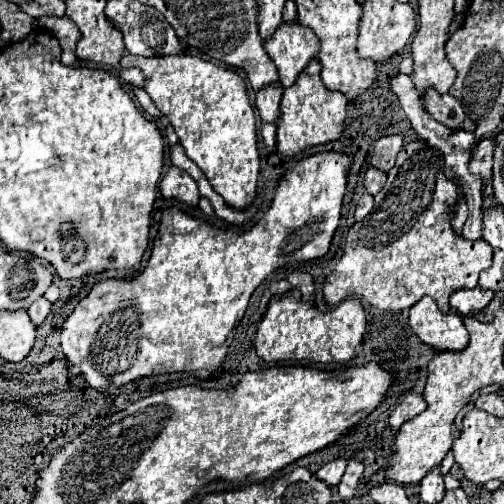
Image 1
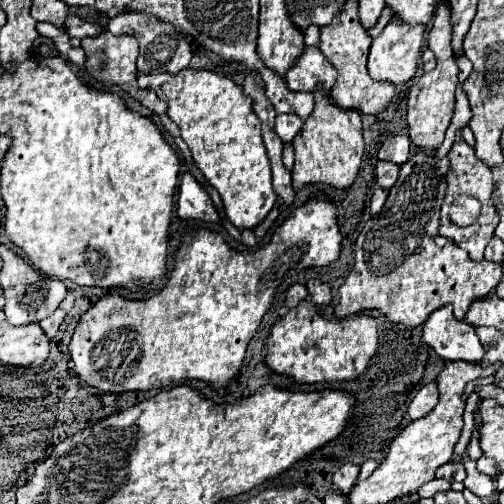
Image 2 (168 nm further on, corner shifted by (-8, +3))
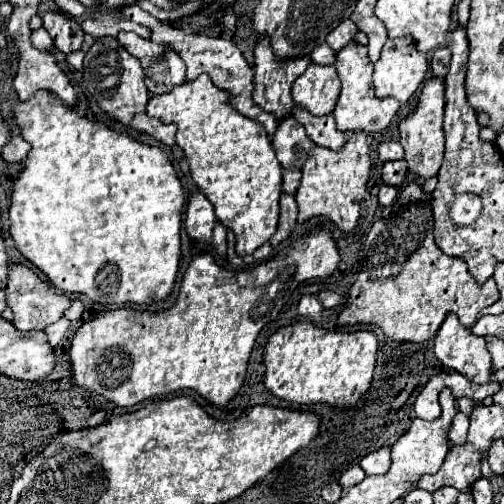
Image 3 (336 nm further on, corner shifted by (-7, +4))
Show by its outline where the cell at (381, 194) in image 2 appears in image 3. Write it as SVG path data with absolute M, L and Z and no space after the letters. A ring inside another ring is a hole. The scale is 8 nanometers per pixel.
M381 186L379 190L379 204L381 206L389 206L397 196L397 188L395 186Z

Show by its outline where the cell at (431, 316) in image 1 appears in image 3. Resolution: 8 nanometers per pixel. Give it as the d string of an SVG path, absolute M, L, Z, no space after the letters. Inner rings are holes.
M447 314L447 318L443 320L441 328L437 330L435 334L435 340L433 340L433 352L435 356L449 368L457 370L459 374L467 376L471 382L475 384L485 384L491 380L491 354L487 352L485 348L485 340L471 334L463 324L459 324L457 316L455 314Z

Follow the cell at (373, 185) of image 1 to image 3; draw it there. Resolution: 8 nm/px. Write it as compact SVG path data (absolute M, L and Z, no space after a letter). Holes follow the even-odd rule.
M399 160L399 162L385 162L383 166L383 182L389 186L401 186L403 180L407 176L407 162Z

